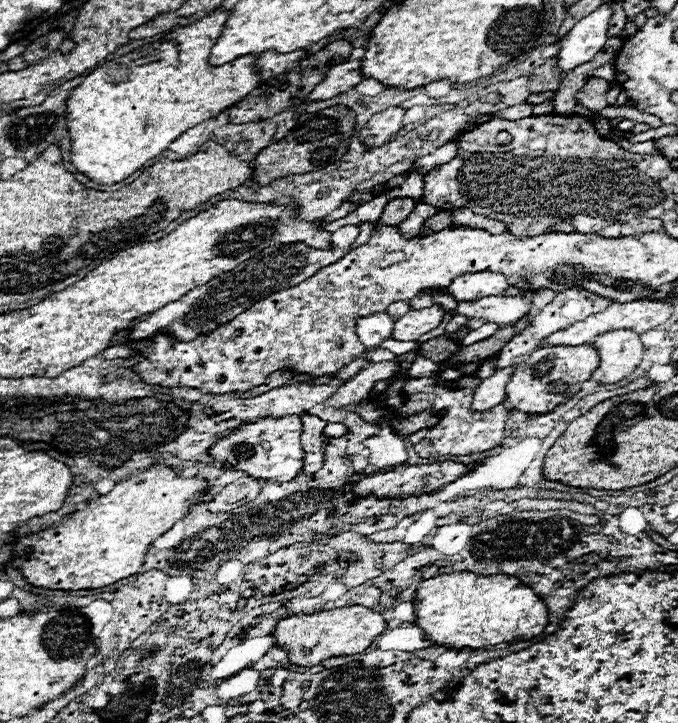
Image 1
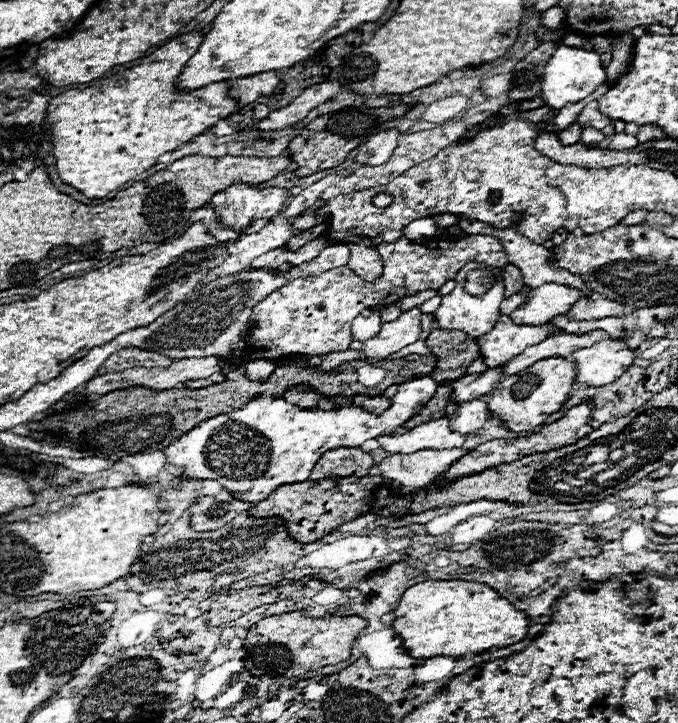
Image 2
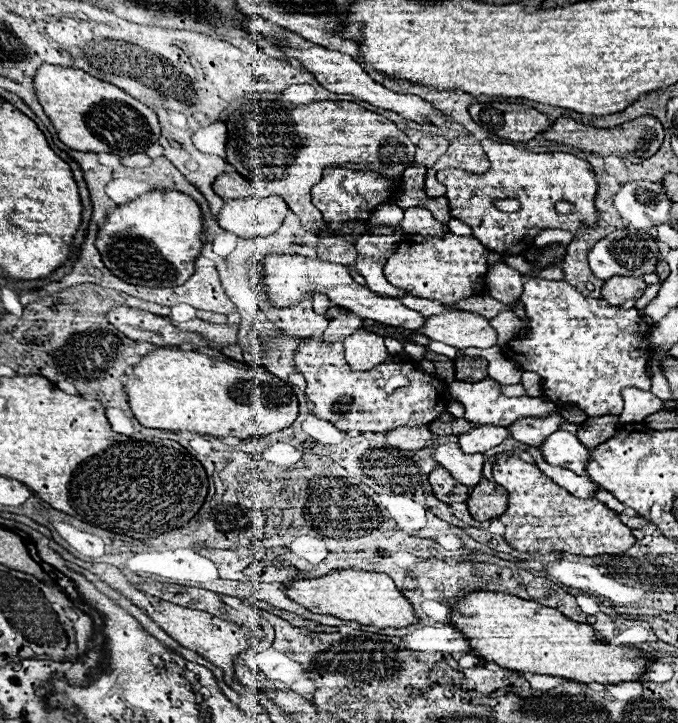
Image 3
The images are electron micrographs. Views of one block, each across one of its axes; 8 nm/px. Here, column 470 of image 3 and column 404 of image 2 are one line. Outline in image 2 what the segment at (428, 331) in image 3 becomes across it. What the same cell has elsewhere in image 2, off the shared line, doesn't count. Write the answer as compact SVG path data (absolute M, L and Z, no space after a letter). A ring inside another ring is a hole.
M412 308L408 312L402 312L400 318L392 322L384 322L380 332L372 338L366 340L362 346L362 352L366 358L388 358L390 354L398 352L400 348L414 344L420 336L420 308Z

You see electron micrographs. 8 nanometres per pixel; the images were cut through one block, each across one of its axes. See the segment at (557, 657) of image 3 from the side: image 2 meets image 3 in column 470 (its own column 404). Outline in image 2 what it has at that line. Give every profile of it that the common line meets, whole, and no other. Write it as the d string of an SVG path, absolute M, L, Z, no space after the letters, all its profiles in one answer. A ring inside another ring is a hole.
M426 580L410 586L398 600L394 616L396 620L390 626L402 640L406 654L424 660L434 656L472 656L510 646L524 640L528 632L524 612L516 610L486 584L464 580Z

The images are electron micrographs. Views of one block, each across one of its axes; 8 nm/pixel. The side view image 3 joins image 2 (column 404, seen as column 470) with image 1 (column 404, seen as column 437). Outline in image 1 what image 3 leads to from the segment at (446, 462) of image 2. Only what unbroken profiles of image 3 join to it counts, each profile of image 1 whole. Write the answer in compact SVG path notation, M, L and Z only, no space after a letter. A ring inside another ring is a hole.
M382 428L376 436L370 436L362 442L368 450L368 464L382 468L396 468L402 462L406 462L406 446L398 434L392 432L392 428Z

